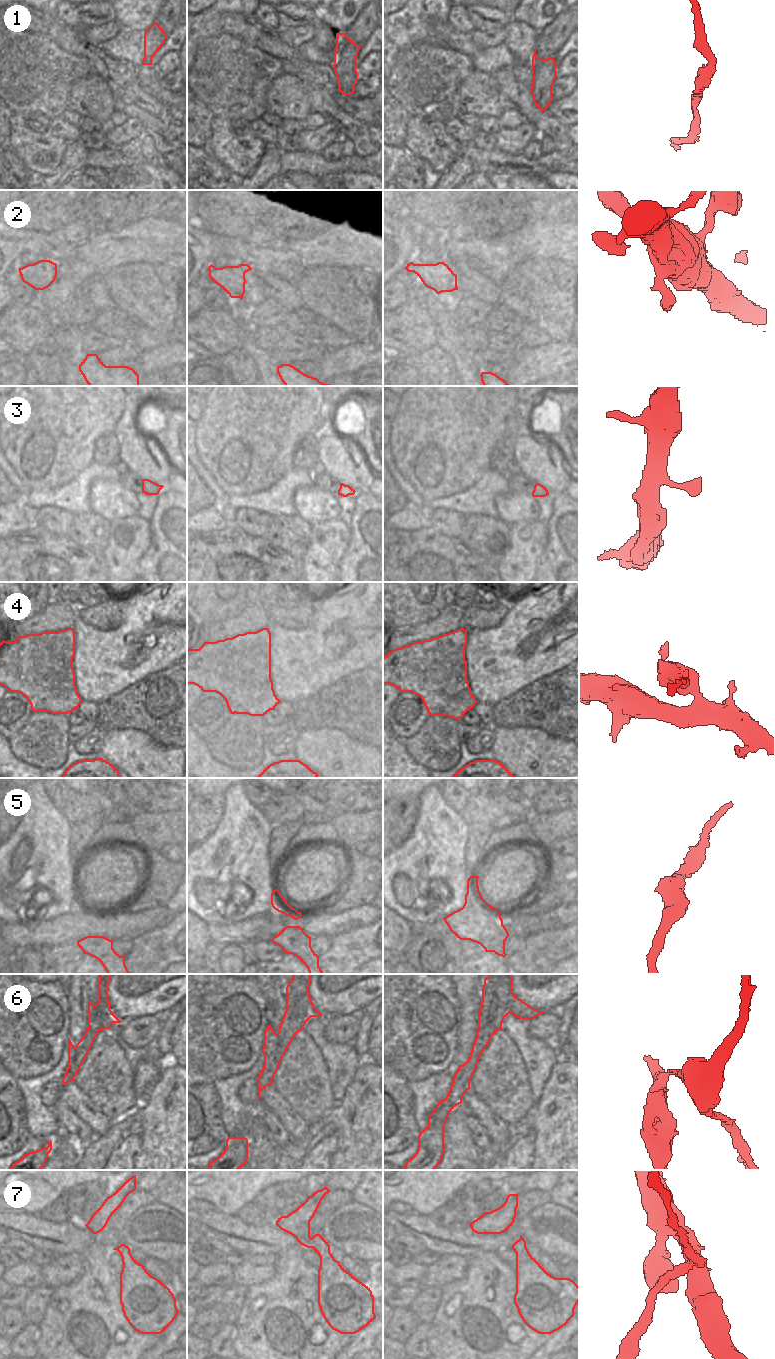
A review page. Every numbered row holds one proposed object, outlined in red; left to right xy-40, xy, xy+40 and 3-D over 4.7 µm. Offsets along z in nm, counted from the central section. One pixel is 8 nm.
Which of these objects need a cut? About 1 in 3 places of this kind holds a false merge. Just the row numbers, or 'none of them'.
4, 6, 7

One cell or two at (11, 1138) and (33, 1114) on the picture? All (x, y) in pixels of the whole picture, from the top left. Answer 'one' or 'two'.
two

